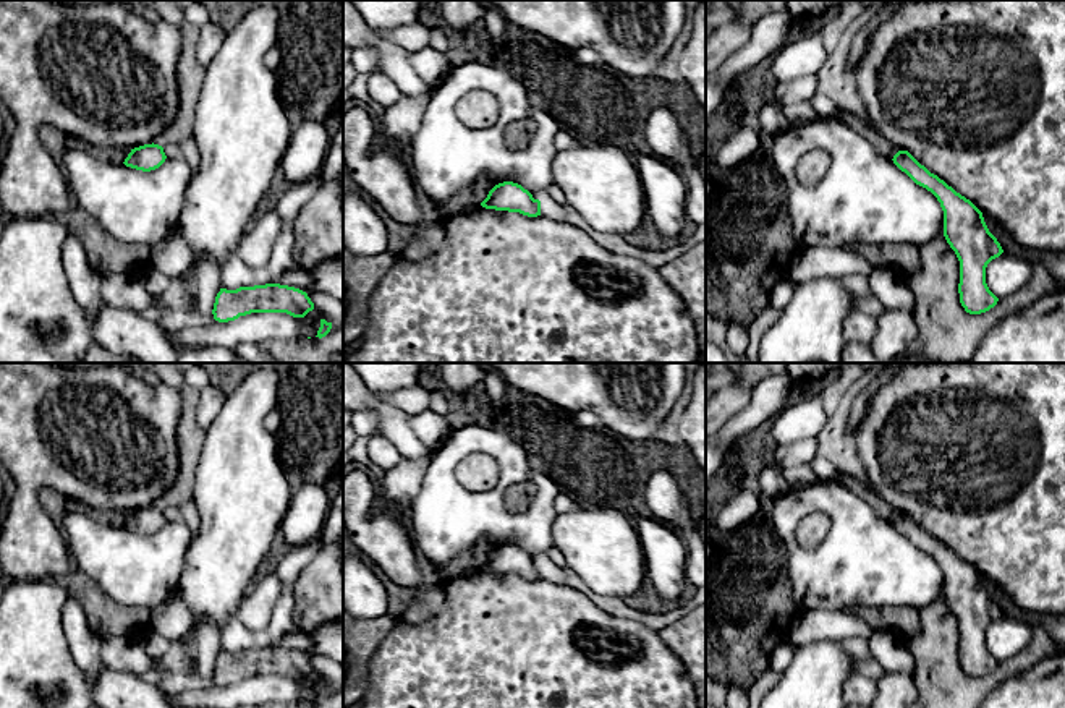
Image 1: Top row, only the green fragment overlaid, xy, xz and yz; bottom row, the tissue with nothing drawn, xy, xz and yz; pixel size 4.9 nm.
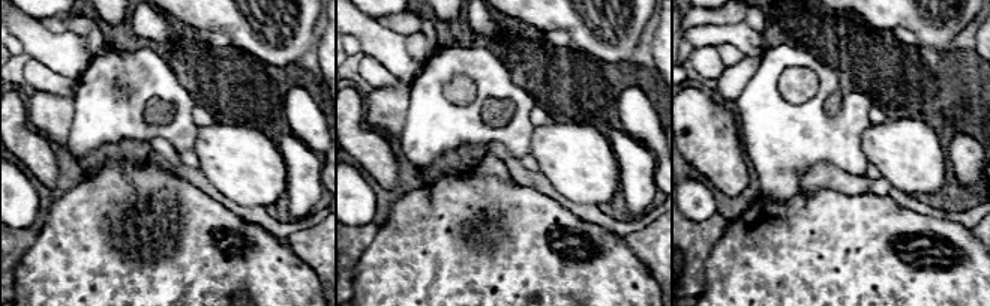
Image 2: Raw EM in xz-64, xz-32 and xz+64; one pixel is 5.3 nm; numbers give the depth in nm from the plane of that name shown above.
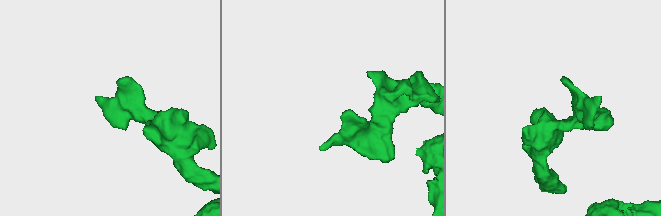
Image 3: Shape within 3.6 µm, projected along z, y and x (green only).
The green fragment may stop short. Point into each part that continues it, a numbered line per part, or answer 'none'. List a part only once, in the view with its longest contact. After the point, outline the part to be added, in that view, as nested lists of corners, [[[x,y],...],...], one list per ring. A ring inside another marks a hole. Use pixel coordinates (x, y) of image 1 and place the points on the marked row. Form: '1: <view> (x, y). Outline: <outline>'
none

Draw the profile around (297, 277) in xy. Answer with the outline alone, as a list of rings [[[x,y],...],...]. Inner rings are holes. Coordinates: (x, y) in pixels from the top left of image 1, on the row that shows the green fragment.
[[[295,266],[285,271],[277,284],[295,287],[306,292],[311,301],[314,303],[314,306],[317,306],[325,313],[332,326],[343,329],[343,305],[333,296],[330,296],[329,293],[320,292],[314,285],[309,271],[304,271],[299,266]]]

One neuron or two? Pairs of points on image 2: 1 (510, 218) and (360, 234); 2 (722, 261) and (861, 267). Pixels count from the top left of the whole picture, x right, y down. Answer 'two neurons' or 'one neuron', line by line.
1: two neurons
2: one neuron

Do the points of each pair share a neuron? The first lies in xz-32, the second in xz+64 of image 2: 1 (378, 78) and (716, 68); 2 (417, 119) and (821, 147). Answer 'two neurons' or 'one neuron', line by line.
1: one neuron
2: one neuron

